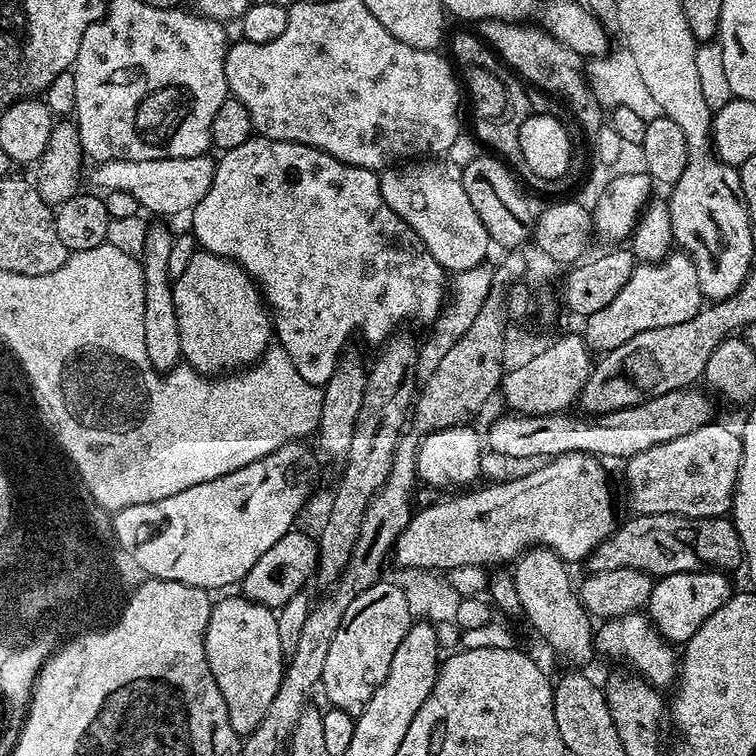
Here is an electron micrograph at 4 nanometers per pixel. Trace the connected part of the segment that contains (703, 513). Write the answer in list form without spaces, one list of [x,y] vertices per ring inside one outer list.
[[[713,422],[682,434],[670,442],[650,446],[642,454],[627,457],[624,468],[624,484],[628,487],[628,504],[633,513],[641,516],[650,514],[678,514],[690,518],[727,517],[732,507],[732,496],[736,492],[736,483],[740,473],[740,463],[744,453],[744,442],[739,431],[727,428],[724,424]]]

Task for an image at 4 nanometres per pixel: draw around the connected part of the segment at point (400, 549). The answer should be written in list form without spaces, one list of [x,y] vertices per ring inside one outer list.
[[[567,452],[553,456],[541,464],[544,464],[541,468],[536,468],[517,480],[504,480],[501,484],[488,484],[485,488],[473,487],[471,490],[449,495],[452,496],[449,500],[430,504],[421,512],[420,509],[413,511],[412,521],[396,540],[395,567],[451,570],[462,566],[485,567],[491,566],[490,564],[508,566],[519,560],[520,555],[530,548],[549,548],[565,562],[587,561],[588,555],[612,533],[618,523],[616,512],[612,509],[612,488],[608,485],[608,472],[600,465],[603,463],[589,452]]]

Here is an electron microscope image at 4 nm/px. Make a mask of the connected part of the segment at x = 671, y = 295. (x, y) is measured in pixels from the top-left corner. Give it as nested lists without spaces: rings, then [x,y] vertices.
[[[673,250],[656,264],[637,263],[634,274],[630,274],[630,282],[622,286],[614,302],[610,302],[610,306],[602,306],[598,314],[590,314],[583,321],[584,342],[593,353],[609,352],[634,338],[634,334],[642,334],[642,330],[690,322],[690,318],[699,314],[705,300],[698,282],[698,270],[694,270],[691,256],[687,256],[683,250]]]

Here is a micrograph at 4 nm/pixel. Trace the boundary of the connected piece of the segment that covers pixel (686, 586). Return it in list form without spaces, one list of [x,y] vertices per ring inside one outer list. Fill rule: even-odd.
[[[683,572],[682,574],[670,574],[659,577],[653,583],[652,593],[646,605],[646,615],[651,620],[665,640],[673,646],[687,644],[694,634],[698,634],[698,626],[718,610],[729,598],[731,598],[734,585],[729,577],[722,572]]]

